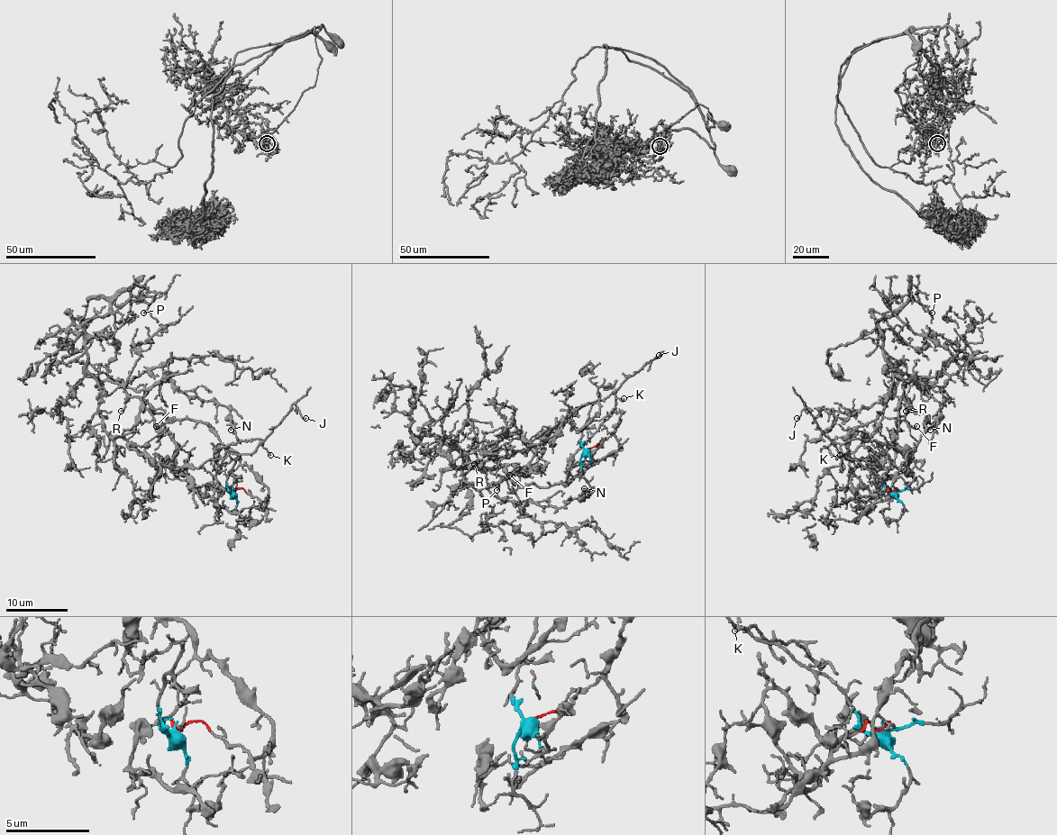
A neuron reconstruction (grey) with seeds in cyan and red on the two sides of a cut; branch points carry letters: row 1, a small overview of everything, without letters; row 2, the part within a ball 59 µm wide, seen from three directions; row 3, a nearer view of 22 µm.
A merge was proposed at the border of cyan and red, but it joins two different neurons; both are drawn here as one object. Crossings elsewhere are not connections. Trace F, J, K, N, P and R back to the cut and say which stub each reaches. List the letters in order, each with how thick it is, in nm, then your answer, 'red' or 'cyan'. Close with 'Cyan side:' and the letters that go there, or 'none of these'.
F: 140 nm | red
J: 80 nm | cyan
K: 150 nm | cyan
N: 120 nm | red
P: 120 nm | red
R: 130 nm | red
Cyan side: J, K

